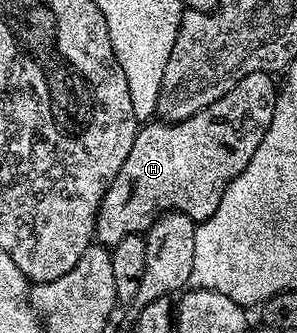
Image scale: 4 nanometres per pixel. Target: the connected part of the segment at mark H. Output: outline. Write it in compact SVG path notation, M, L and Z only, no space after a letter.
M251 72L247 76L243 76L243 80L239 80L239 84L235 84L235 88L231 88L231 92L219 96L219 100L215 100L215 104L195 112L181 122L153 120L150 126L142 125L135 136L135 144L131 144L131 152L127 152L127 160L123 160L123 168L119 168L115 180L111 180L111 184L105 193L105 198L97 209L96 241L106 248L112 248L115 244L119 244L119 240L123 240L123 236L131 236L132 234L144 235L145 231L153 225L154 220L161 217L162 214L168 214L171 210L178 210L179 213L186 214L188 218L192 218L196 223L203 222L206 218L209 218L215 212L222 192L225 191L231 179L247 166L251 156L255 154L255 148L259 148L259 140L263 140L263 136L271 124L271 116L275 112L279 89L278 83L276 81L273 83L273 78L274 75L269 72Z

